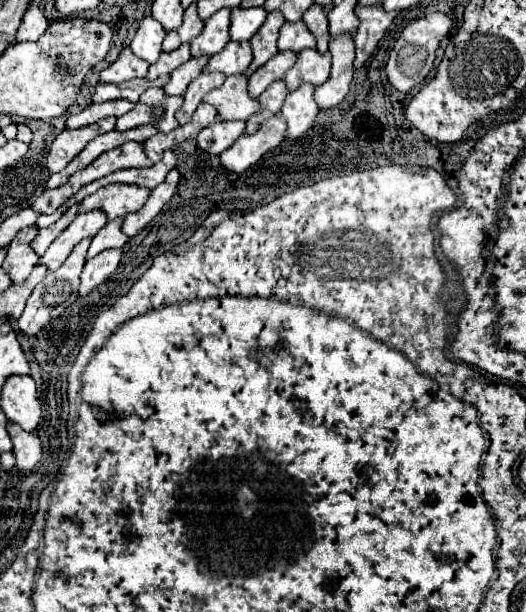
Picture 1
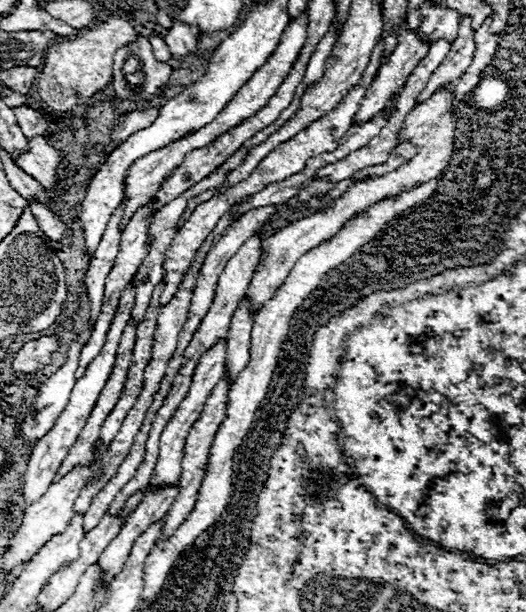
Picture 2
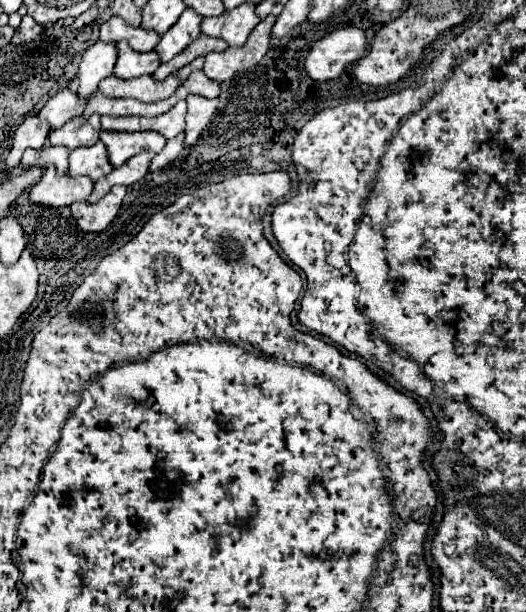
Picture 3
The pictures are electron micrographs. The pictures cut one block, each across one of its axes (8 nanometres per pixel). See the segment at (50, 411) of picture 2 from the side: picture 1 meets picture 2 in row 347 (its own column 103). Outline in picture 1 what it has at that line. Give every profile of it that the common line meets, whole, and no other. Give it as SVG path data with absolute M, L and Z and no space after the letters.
M124 48L120 52L118 60L112 66L108 66L106 70L100 72L100 82L120 84L120 82L128 82L128 80L134 80L134 78L146 78L148 66L150 64L136 58L130 48Z

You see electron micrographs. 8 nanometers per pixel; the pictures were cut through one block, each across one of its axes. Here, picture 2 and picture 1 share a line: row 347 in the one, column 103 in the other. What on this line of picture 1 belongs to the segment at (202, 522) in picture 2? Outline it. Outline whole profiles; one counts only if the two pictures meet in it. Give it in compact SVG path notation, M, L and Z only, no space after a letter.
M104 250L98 256L94 256L92 260L88 260L84 266L84 272L80 276L80 280L82 280L80 296L86 296L94 288L98 288L118 268L120 258L122 258L122 250Z

